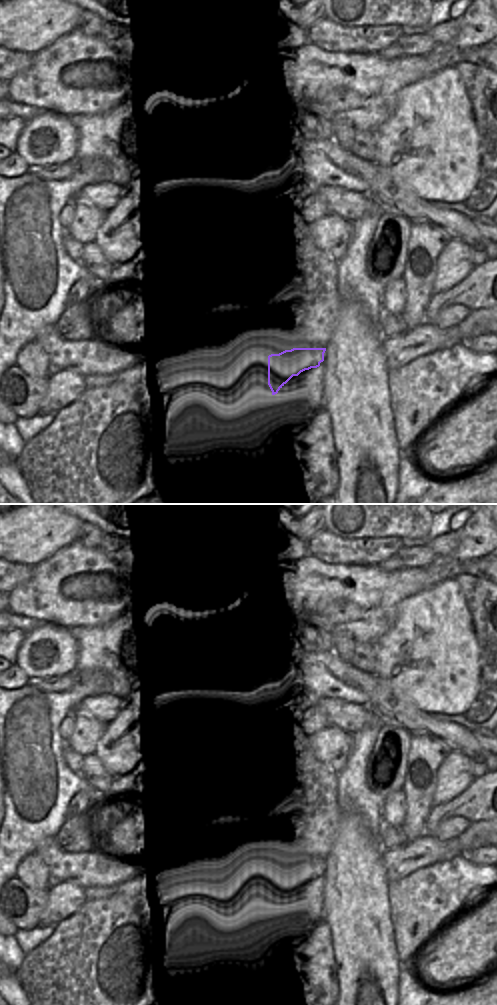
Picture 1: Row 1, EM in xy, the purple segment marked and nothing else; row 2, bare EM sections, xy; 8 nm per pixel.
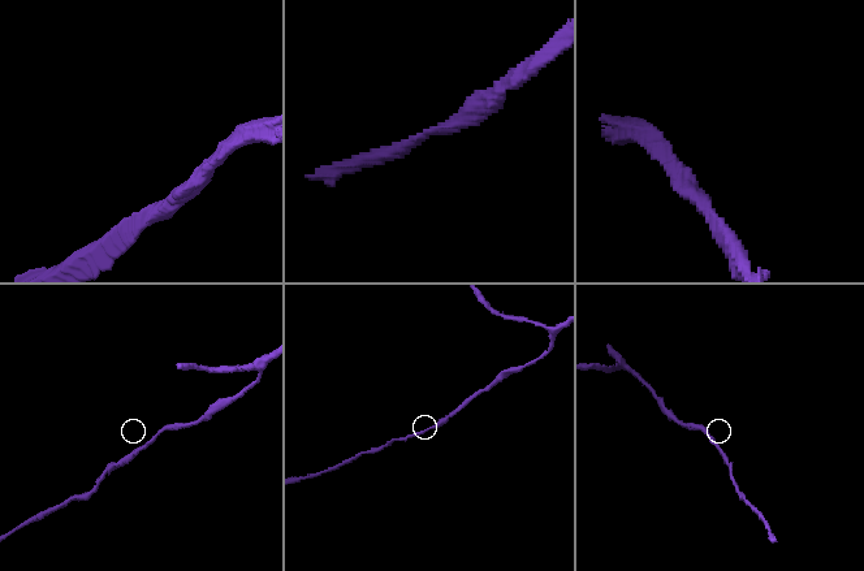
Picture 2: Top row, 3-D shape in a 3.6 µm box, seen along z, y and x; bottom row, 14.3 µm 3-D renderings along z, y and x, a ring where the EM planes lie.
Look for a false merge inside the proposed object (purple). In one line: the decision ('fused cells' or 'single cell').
single cell

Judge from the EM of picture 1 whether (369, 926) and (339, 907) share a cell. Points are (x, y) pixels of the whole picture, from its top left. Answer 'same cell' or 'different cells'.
same cell

